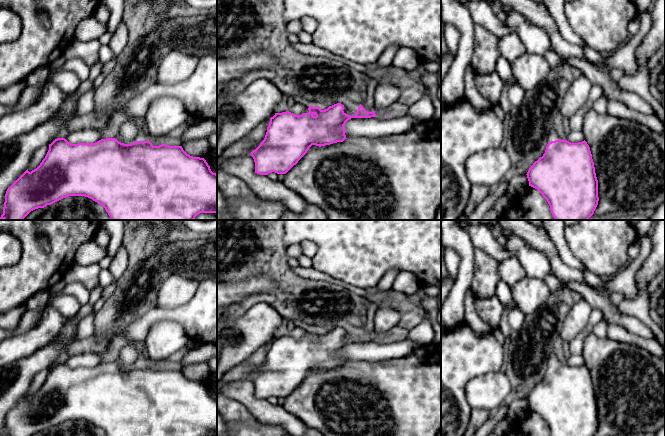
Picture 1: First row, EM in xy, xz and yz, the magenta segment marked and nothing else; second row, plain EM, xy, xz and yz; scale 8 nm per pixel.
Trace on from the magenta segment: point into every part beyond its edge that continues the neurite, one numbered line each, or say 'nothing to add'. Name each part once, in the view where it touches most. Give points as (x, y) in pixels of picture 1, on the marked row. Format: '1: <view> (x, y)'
1: xz (351, 109)

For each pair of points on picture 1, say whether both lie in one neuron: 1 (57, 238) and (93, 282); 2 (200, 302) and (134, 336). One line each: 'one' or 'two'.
1: two
2: one

